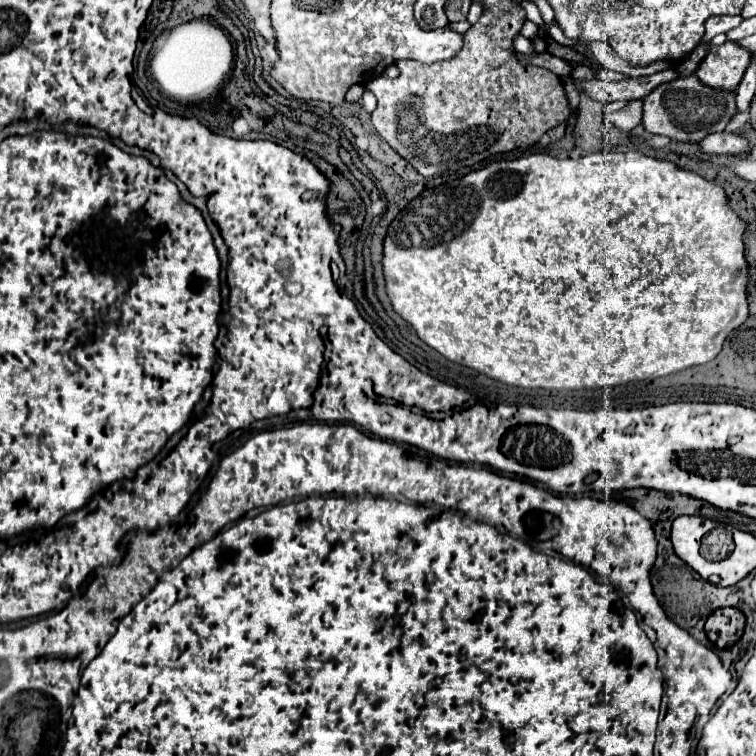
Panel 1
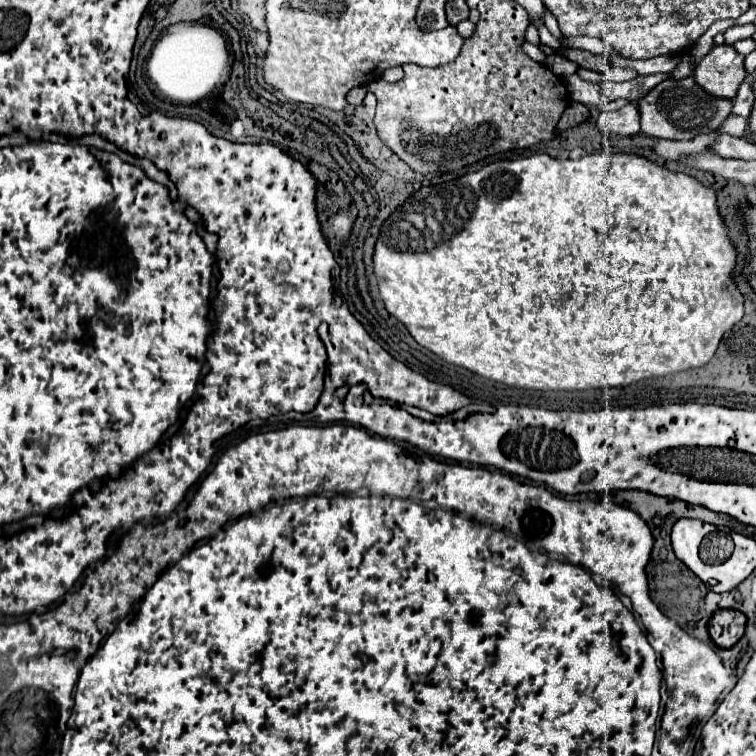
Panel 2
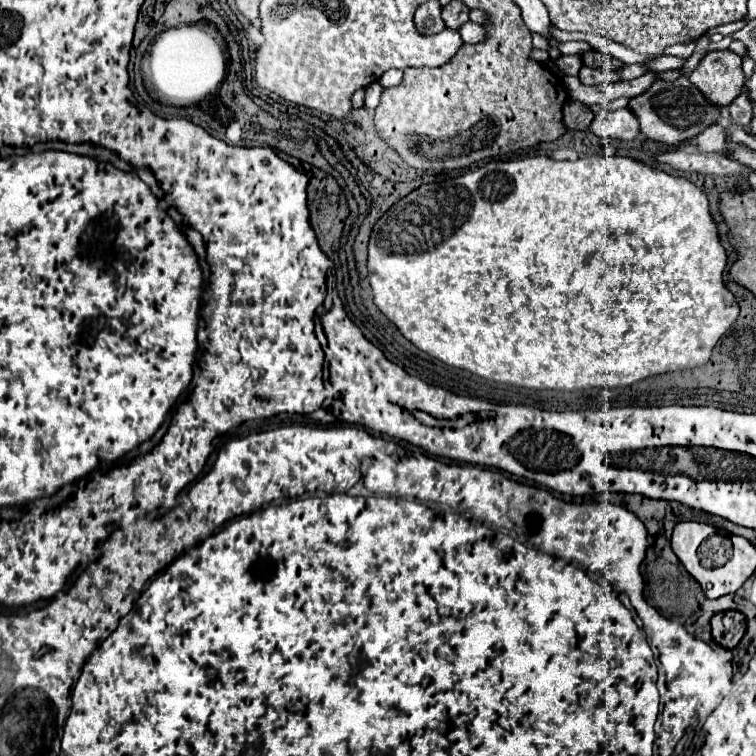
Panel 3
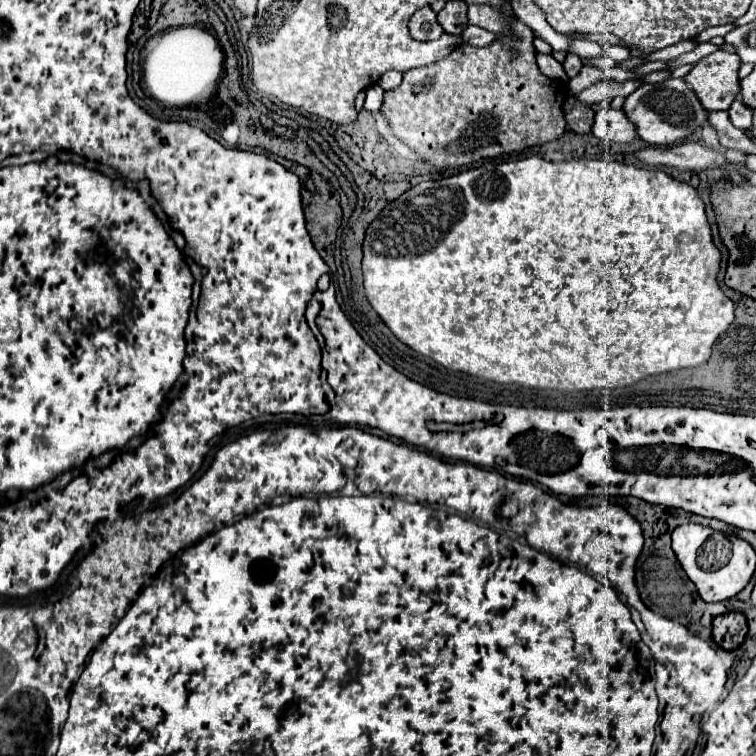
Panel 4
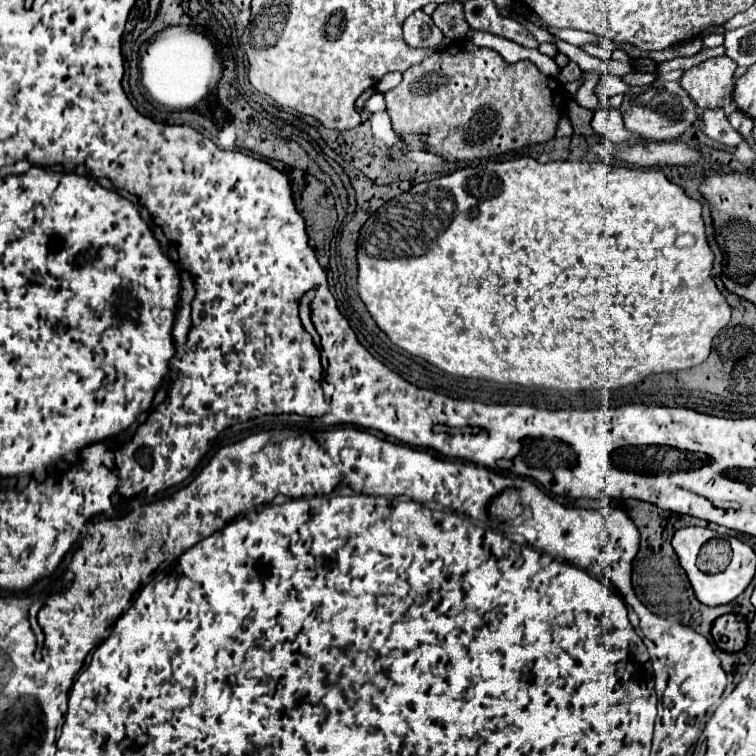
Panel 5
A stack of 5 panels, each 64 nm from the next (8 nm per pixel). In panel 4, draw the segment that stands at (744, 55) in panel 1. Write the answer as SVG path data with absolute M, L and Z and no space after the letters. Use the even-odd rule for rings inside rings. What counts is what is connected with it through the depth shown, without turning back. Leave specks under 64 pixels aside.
M714 52L702 58L684 76L704 110L728 110L738 96L740 58L734 52Z

